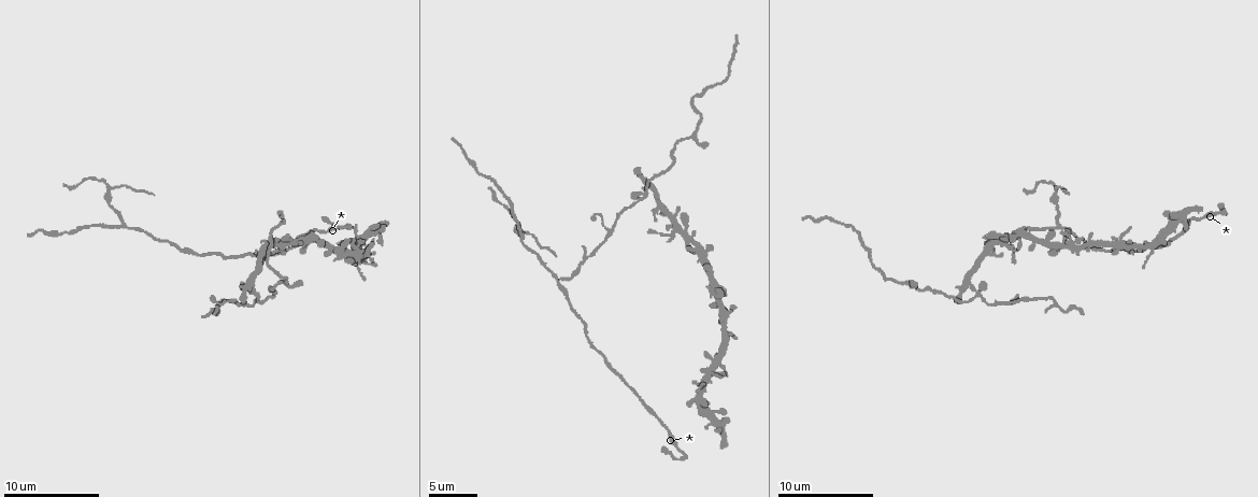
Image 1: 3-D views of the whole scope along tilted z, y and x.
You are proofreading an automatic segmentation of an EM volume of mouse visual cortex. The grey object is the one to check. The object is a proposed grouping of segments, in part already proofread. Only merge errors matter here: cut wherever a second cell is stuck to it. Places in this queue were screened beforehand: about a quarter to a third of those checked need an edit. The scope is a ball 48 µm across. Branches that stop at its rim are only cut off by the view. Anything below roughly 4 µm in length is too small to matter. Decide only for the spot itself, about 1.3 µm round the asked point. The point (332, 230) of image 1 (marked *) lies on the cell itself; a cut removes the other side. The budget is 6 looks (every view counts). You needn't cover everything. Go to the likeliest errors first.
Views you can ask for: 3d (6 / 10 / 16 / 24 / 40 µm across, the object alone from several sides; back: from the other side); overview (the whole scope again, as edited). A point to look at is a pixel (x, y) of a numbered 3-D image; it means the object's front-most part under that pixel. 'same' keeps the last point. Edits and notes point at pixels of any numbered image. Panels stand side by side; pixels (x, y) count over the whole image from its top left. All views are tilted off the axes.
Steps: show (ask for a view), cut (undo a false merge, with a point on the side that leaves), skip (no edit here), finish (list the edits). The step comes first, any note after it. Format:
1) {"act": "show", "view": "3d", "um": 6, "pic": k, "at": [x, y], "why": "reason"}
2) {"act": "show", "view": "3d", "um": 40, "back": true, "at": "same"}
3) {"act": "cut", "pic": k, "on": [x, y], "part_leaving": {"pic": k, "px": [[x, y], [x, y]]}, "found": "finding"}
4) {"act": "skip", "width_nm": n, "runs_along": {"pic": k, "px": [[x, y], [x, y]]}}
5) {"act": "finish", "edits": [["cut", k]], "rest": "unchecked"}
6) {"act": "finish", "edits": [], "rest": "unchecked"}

{"act": "show", "view": "3d", "um": 10, "pic": 1, "at": [259, 295], "why": "branch point"}

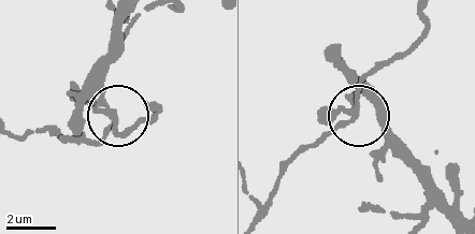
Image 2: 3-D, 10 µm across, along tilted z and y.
{"act": "cut", "pic": 2, "on": [327, 119], "side_arm_um": 14, "arms": 3, "found": "two cells meet here"}

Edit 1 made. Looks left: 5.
{"act": "show", "view": "3d", "um": 10, "pic": 1, "at": [120, 225], "why": "two arms in line, one across"}

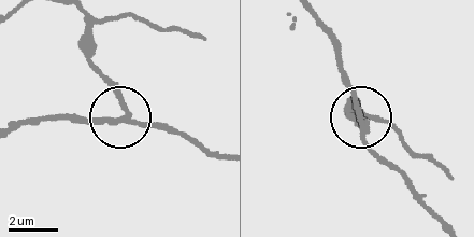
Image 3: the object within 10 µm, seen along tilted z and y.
{"act": "cut", "pic": 3, "on": [110, 79], "part_leaving": {"pic": 3, "px": [[127, 112], [116, 83], [91, 58], [85, 15]]}, "found": "two cells meet here"}

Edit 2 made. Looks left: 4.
{"act": "show", "view": "overview", "why": "see it whole again"}

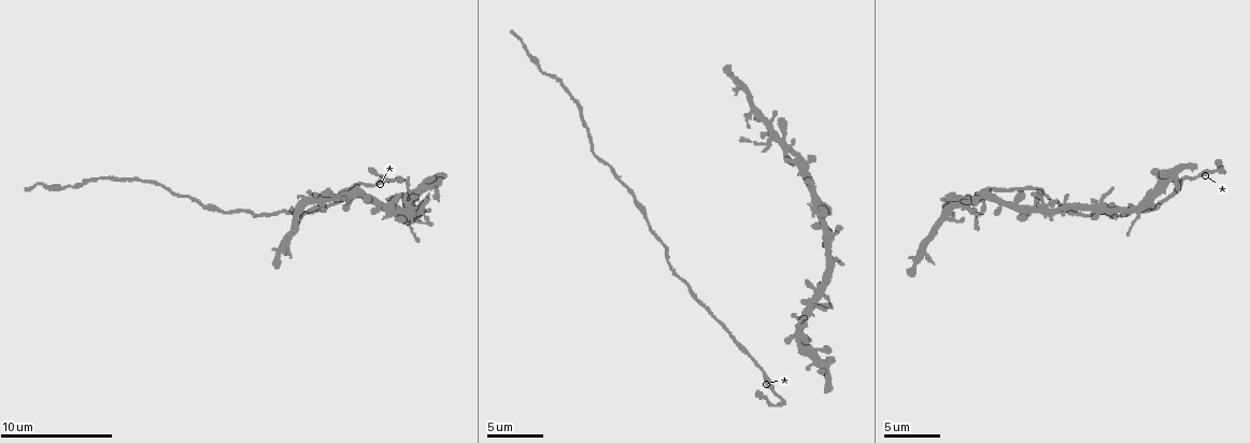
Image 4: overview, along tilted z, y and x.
{"act": "show", "view": "3d", "um": 10, "pic": 4, "at": [320, 202], "why": "four or more arms meet"}

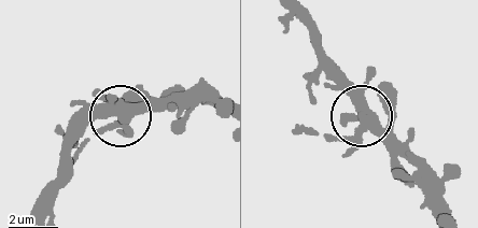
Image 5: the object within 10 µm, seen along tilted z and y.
{"act": "skip", "arms": 5, "found": "all the same cell"}

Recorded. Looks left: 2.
{"act": "finish", "edits": [["cut", 2], ["cut", 3]], "rest": "unchecked"}

